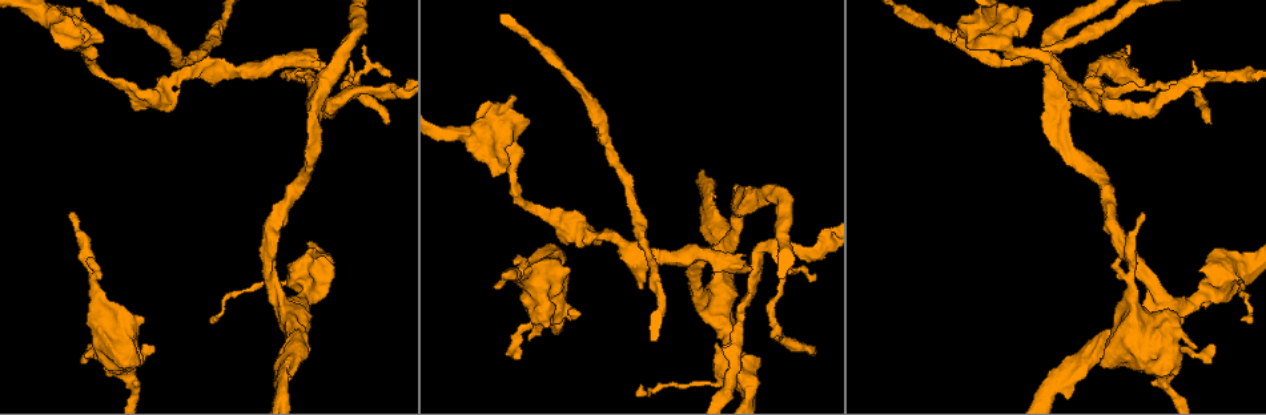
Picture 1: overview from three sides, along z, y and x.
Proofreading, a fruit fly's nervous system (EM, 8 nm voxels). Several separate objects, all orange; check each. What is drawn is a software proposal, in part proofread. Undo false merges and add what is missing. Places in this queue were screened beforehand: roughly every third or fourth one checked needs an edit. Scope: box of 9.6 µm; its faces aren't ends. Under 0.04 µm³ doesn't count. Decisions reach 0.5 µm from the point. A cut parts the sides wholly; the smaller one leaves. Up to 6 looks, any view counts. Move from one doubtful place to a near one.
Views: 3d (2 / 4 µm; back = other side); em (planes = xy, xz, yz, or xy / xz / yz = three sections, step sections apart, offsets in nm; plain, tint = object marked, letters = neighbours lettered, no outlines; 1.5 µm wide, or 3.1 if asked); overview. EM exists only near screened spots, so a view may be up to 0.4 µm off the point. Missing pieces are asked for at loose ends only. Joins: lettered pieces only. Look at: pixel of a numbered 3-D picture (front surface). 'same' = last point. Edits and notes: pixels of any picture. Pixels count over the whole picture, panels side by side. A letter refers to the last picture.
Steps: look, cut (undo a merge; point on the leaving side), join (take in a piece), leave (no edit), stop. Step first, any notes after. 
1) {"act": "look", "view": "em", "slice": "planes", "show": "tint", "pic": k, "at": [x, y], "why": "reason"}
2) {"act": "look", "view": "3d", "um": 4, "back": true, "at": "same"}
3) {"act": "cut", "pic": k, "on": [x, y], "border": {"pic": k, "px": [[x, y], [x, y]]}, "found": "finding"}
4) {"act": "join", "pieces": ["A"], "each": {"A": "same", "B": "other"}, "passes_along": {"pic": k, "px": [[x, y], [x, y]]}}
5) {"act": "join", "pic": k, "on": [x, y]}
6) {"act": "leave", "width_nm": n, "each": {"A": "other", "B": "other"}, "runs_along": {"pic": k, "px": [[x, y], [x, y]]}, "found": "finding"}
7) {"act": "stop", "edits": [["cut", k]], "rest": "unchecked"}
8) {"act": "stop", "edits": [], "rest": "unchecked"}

{"act": "look", "view": "3d", "um": 2, "back": true, "pic": 1, "at": [1216, 349], "why": "branch stops here"}

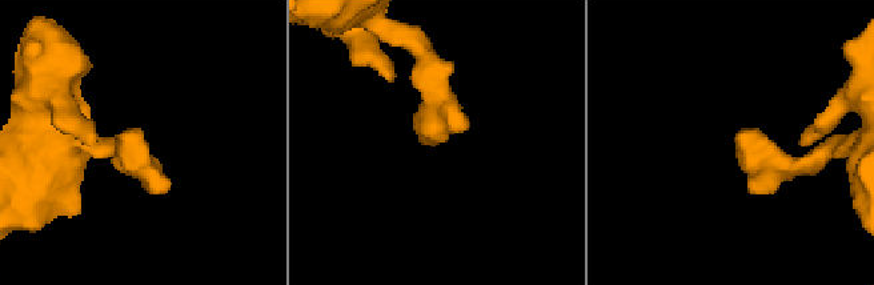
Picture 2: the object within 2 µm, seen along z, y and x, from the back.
{"act": "look", "view": "em", "slice": "planes", "show": "letters", "pic": 2, "at": [744, 135]}

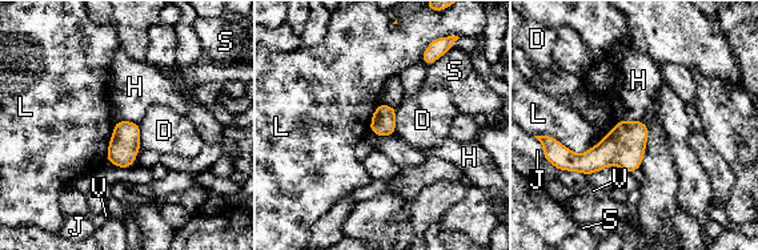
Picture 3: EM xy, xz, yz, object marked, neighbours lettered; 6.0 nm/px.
{"act": "leave", "each": {"D": "other", "H": "other", "J": "other", "L": "other", "S": "other", "V": "other"}, "border": {"pic": 3, "px": [[622, 119], [642, 121]]}, "found": "none of them fits"}

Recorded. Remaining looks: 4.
{"act": "look", "view": "em", "slice": "planes", "show": "tint", "pic": 1, "at": [178, 93], "why": "an open end"}

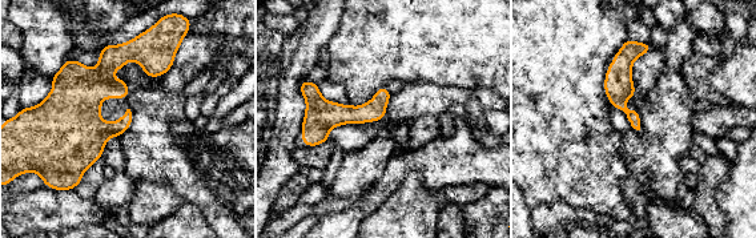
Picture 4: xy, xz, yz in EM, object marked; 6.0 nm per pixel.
{"act": "look", "view": "em", "slice": "planes", "show": "letters", "at": "same"}

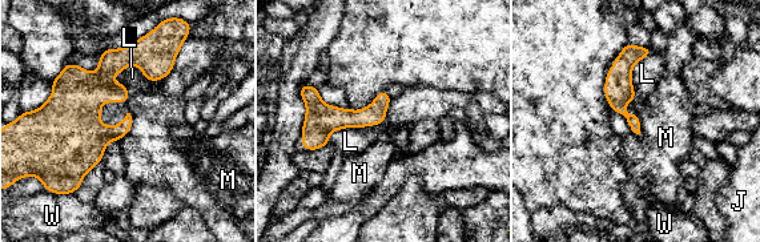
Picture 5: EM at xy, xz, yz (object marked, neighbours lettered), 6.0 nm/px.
{"act": "leave", "each": {"J": "other", "L": "other", "M": "other", "W": "other"}, "runs_along": {"pic": 5, "px": [[386, 99], [312, 134]]}, "found": "none of them fits"}

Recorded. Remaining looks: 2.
{"act": "look", "view": "em", "slice": "planes", "show": "letters", "pic": 1, "at": [324, 259], "why": "an open end"}

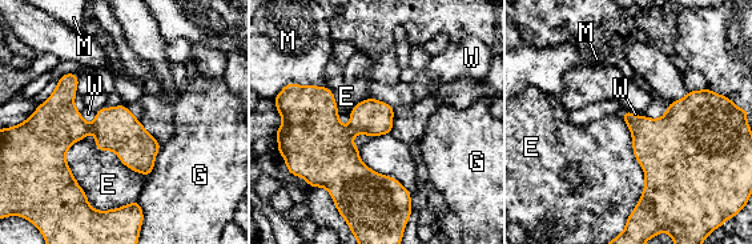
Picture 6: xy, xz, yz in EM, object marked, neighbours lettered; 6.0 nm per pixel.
{"act": "leave", "each": {"E": "other", "G": "other", "M": "other", "W": "other"}, "border": {"pic": 6, "px": [[64, 154], [91, 131], [147, 178]]}, "found": "no lettered piece goes on from it"}

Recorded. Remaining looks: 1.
{"act": "stop", "edits": [], "rest": "unchecked"}

